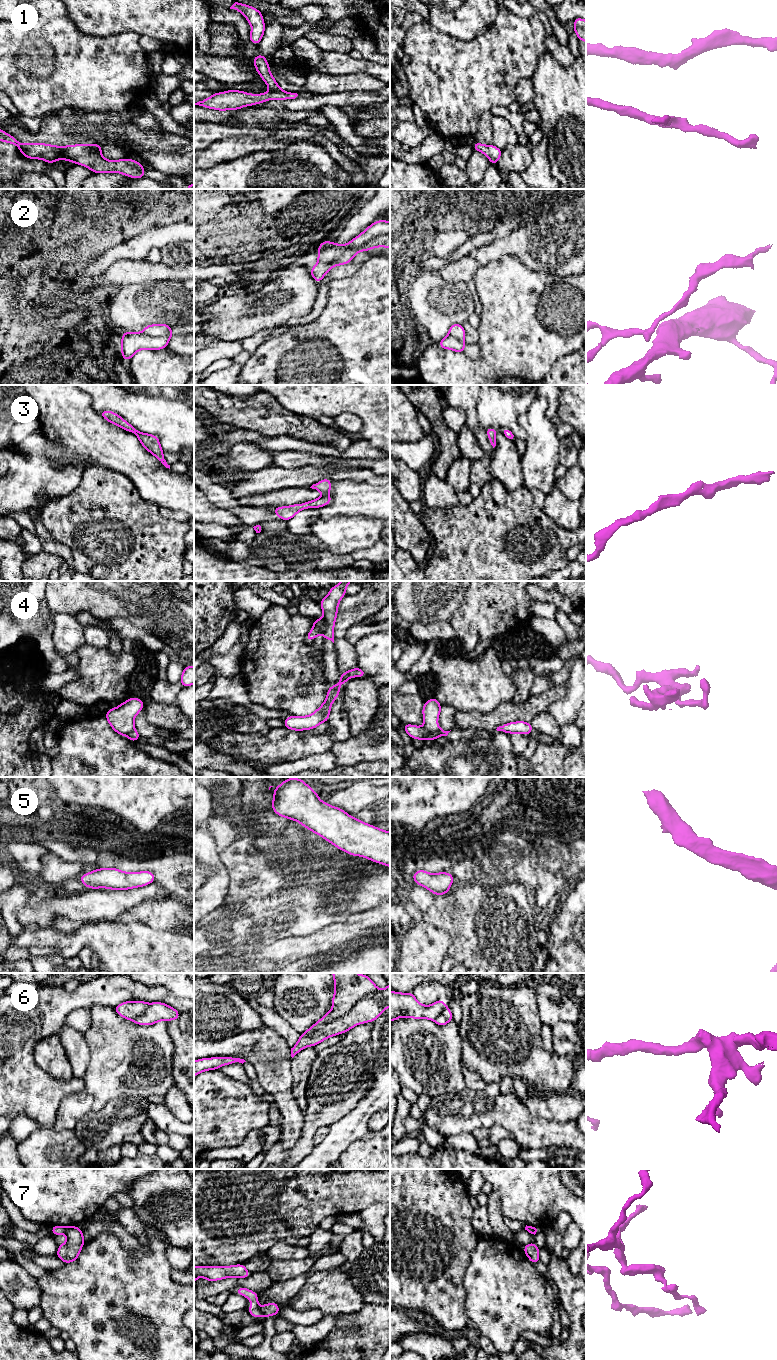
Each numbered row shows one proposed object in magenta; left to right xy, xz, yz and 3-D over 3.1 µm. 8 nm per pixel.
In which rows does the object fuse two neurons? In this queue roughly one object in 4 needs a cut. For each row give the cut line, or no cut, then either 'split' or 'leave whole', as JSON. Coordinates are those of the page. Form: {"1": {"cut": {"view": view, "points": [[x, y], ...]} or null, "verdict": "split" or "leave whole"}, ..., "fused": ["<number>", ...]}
{"1": {"cut": null, "verdict": "leave whole"}, "2": {"cut": {"view": "xz", "points": [[389, 234], [378, 235], [359, 249], [346, 249], [334, 265]]}, "verdict": "split"}, "3": {"cut": null, "verdict": "leave whole"}, "4": {"cut": {"view": "yz", "points": [[423, 726], [430, 731], [435, 731], [438, 728]]}, "verdict": "split"}, "5": {"cut": null, "verdict": "leave whole"}, "6": {"cut": {"view": "xz", "points": [[380, 990], [362, 997], [343, 1015], [314, 1029], [308, 1029]]}, "verdict": "split"}, "7": {"cut": {"view": "xy", "points": [[64, 1227], [65, 1232]]}, "verdict": "split"}, "fused": ["2", "4", "6", "7"]}

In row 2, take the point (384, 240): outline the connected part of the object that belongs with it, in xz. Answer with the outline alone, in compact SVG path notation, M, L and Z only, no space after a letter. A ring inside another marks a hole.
M381 235L370 241L368 241L360 250L357 249L348 249L342 253L336 260L335 266L344 265L350 263L351 260L356 256L360 251L369 251L372 248L376 247L387 247L390 248L390 235Z

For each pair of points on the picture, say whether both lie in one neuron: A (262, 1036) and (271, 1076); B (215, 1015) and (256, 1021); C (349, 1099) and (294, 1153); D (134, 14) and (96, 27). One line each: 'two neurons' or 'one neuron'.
A: one neuron
B: one neuron
C: one neuron
D: one neuron

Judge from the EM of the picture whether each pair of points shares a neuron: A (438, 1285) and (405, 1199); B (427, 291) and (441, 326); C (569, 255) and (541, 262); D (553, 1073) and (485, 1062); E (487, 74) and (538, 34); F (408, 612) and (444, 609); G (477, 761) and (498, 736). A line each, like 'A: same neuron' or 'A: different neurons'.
A: same neuron
B: same neuron
C: same neuron
D: same neuron
E: same neuron
F: same neuron
G: same neuron

